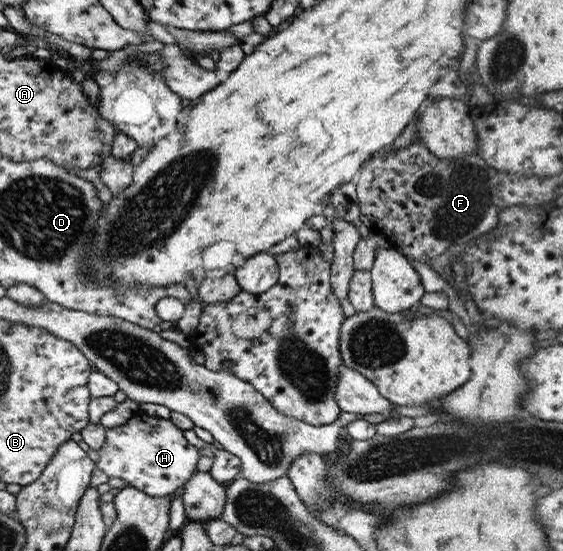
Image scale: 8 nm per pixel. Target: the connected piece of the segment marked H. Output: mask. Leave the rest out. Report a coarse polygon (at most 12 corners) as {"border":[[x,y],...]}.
{"border":[[169,419],[105,429],[95,467],[165,497],[198,461]]}

